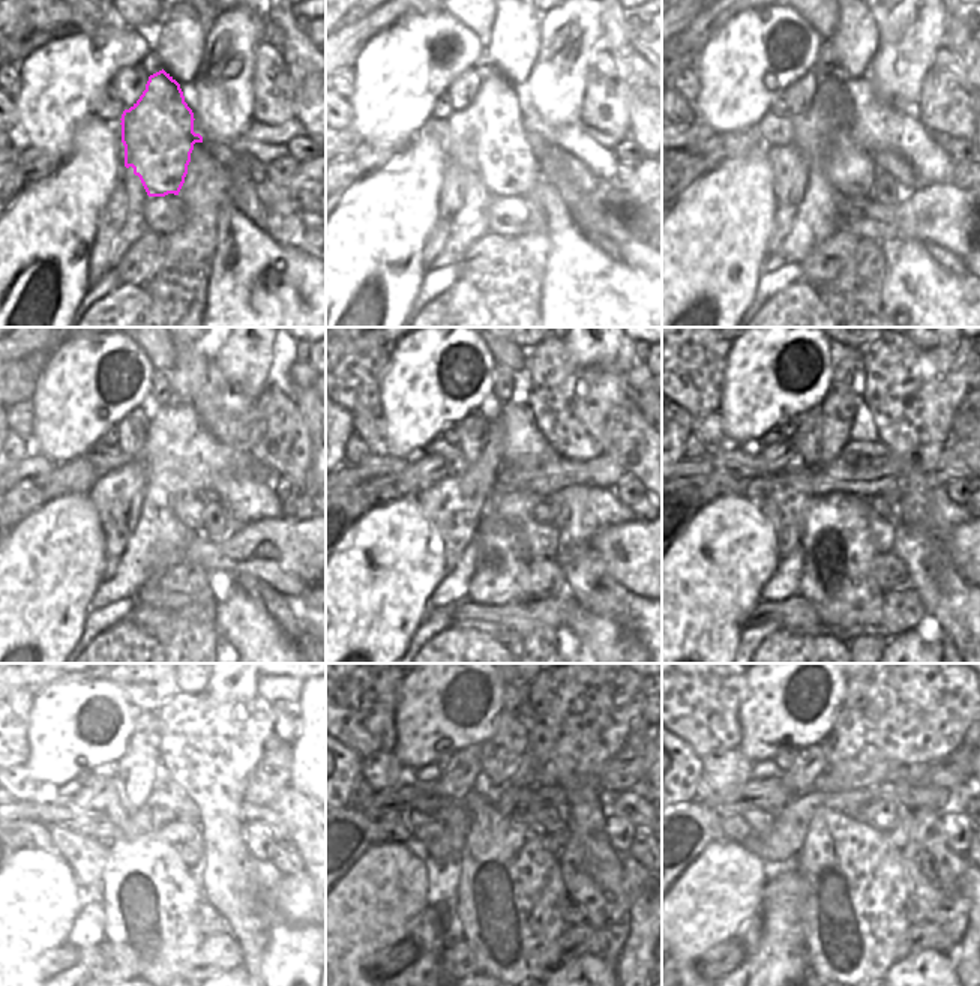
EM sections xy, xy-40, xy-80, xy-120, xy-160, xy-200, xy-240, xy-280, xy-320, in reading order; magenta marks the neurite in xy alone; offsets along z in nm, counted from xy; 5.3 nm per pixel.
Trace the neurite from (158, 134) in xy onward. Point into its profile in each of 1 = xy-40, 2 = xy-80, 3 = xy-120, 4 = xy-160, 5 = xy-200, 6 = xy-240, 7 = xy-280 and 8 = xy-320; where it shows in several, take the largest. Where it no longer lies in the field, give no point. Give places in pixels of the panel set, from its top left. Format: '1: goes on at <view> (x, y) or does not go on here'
1: goes on at xy-40 (508, 159)
2: goes on at xy-80 (850, 168)
3: goes on at xy-120 (191, 509)
4: goes on at xy-160 (542, 512)
5: goes on at xy-200 (880, 506)
6: goes on at xy-240 (216, 847)
7: goes on at xy-280 (554, 842)
8: goes on at xy-320 (899, 835)

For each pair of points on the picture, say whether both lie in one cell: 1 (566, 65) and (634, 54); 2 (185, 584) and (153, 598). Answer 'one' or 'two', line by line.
1: two
2: one

